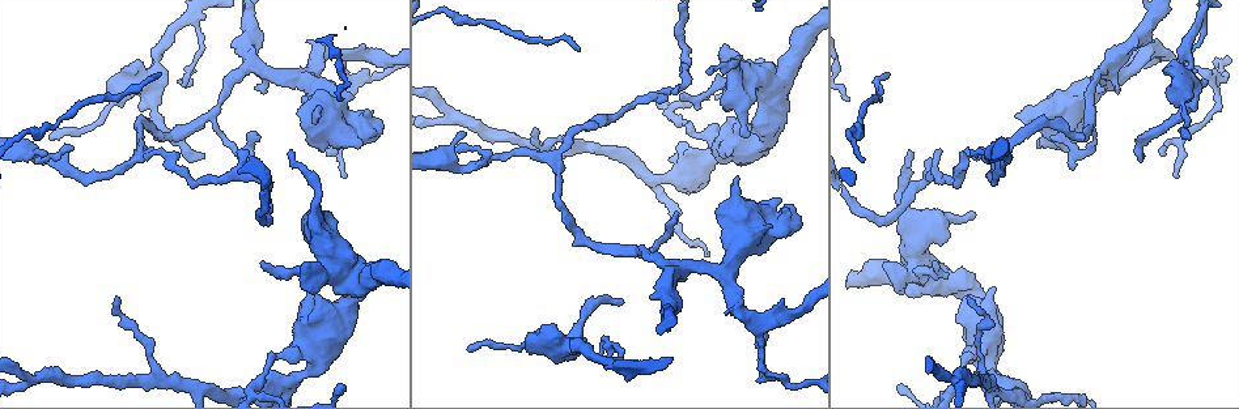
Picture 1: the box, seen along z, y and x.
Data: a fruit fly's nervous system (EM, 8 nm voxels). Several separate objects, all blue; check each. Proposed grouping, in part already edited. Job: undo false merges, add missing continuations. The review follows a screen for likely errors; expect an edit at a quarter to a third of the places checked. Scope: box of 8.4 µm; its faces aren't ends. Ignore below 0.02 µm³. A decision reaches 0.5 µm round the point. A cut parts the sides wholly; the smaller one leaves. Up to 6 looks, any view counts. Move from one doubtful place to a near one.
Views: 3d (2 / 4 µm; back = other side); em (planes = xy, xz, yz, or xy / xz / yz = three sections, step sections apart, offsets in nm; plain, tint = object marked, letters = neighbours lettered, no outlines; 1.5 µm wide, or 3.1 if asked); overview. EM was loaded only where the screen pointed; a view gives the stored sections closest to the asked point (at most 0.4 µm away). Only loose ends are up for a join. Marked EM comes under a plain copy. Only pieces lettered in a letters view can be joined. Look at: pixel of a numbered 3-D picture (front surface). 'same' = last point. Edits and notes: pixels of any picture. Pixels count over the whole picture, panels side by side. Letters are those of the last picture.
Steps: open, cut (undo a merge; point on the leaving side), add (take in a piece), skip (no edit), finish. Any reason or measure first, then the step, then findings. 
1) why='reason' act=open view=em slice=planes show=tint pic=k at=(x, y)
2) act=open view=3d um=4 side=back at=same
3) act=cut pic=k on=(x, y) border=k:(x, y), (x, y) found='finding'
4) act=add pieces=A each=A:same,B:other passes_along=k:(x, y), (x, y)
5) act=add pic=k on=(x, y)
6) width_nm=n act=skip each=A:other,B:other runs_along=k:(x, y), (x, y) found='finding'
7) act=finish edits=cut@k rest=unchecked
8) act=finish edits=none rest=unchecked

why='tapers out' act=open view=em slice=planes show=letters pic=1 at=(51, 139)

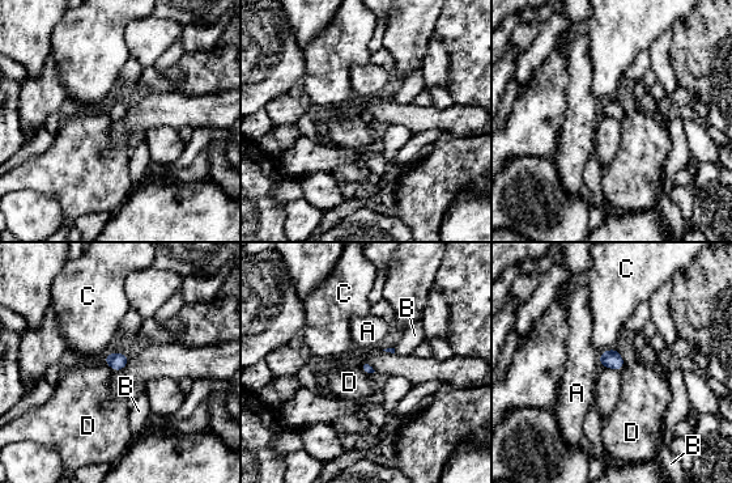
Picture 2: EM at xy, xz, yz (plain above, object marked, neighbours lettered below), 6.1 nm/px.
act=skip each=A:other,B:other,C:other,D:other border=2:(103, 359), (114, 371) found='none of them fits'

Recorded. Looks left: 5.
why='small branch off a trunk' act=open view=em slice=xy step=4 show=tint pic=1 at=(720, 269)

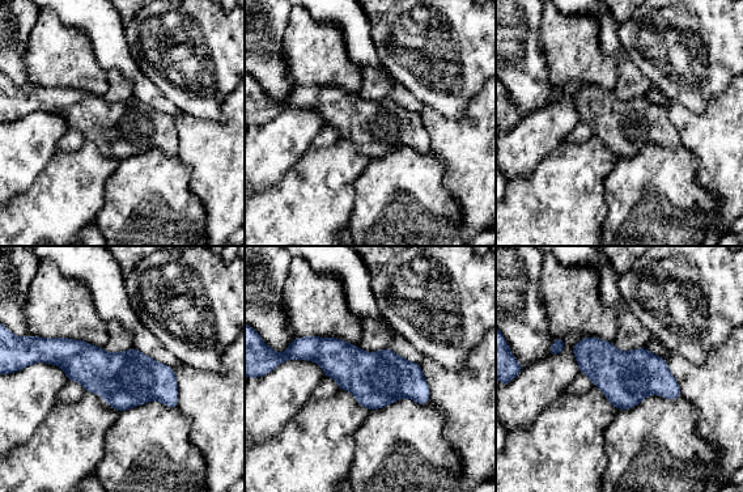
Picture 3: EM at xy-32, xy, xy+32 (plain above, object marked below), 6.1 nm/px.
act=open view=em slice=planes show=tint at=same

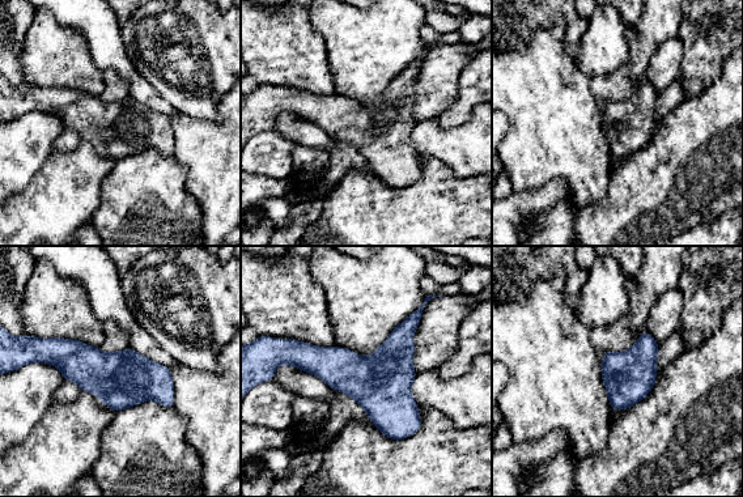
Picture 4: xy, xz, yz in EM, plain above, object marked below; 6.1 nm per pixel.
act=open view=em slice=planes show=letters at=same

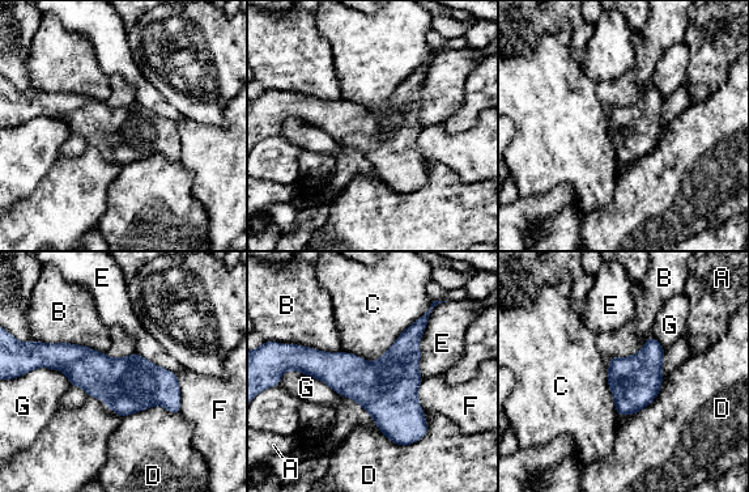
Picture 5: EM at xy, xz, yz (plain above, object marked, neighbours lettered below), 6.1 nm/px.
act=skip each=A:other,B:other,C:other,D:other,E:other,F:other,G:other border=5:(430, 306), (379, 357), (341, 352) found='one neuron here'

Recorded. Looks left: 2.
why='branch point' act=open view=em slice=xz step=4 show=letters pic=1 at=(758, 363)

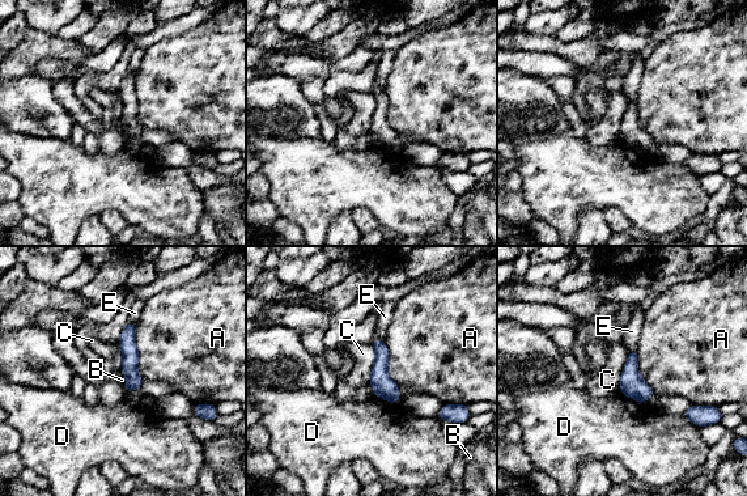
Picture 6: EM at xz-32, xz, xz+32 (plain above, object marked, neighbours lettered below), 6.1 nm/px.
width_nm=100 act=skip each=A:other,B:other,C:other,D:other,E:other border=6:(372, 344), (374, 363), (368, 382) found='all the same neuron'

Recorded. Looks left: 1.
act=finish edits=none rest=unchecked

